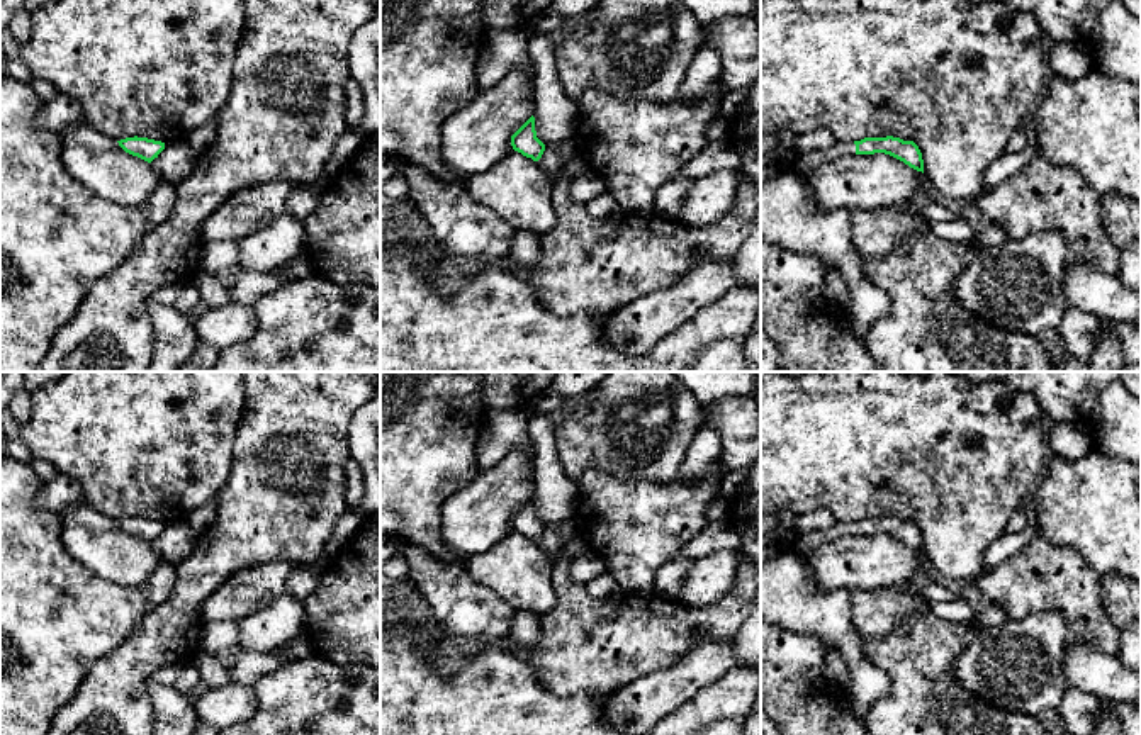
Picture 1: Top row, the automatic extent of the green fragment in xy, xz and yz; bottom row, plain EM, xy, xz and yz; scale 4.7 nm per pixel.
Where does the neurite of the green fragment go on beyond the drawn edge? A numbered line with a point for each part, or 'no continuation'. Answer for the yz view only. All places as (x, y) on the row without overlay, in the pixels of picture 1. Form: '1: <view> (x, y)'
1: yz (809, 542)

